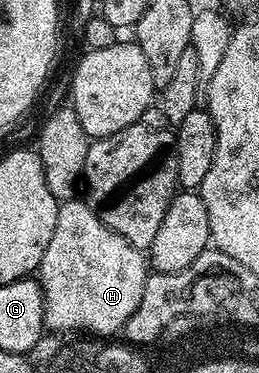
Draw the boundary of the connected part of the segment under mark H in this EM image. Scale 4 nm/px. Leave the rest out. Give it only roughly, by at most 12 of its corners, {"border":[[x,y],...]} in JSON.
{"border":[[60,202],[39,284],[50,330],[120,334],[146,254]]}

